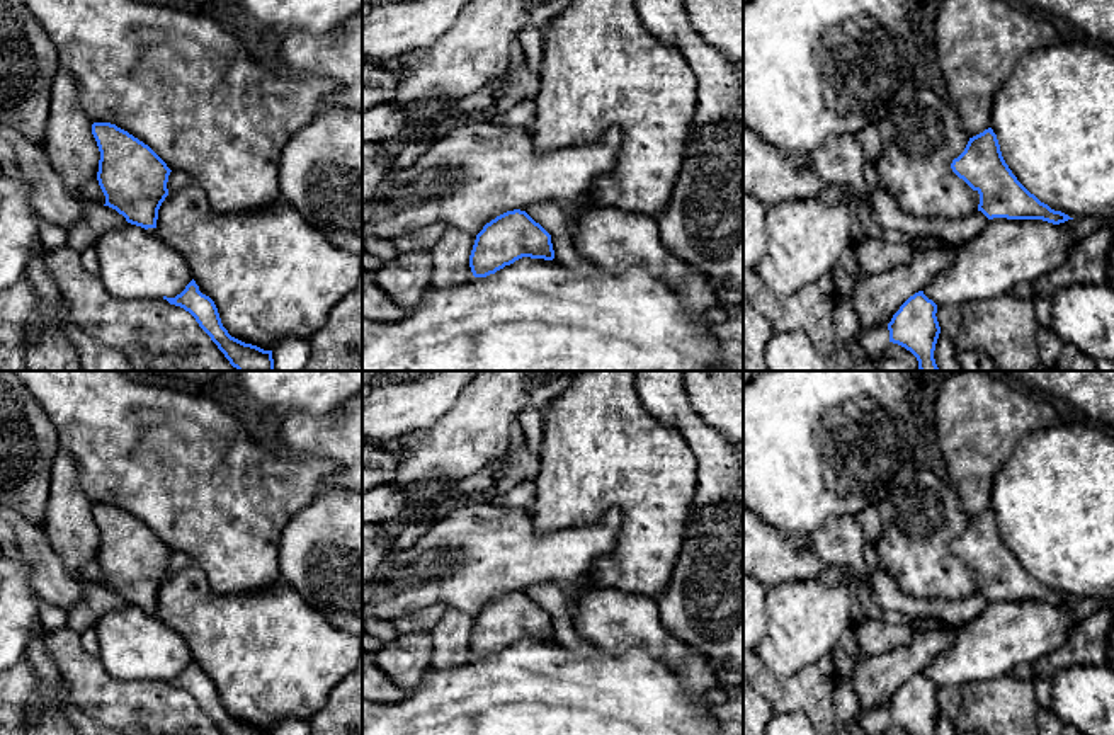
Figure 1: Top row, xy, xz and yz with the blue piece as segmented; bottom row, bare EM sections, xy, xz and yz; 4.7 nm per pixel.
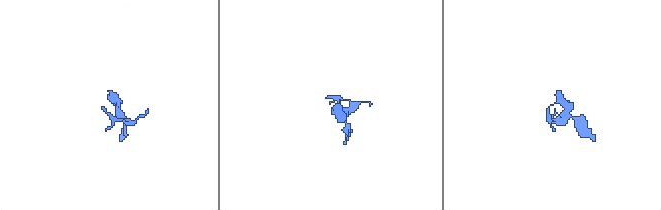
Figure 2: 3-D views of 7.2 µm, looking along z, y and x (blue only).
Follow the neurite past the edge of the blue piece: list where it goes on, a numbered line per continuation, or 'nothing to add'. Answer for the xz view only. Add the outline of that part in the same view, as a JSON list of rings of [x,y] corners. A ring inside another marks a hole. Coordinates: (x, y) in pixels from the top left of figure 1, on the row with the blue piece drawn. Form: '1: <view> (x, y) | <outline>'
nothing to add

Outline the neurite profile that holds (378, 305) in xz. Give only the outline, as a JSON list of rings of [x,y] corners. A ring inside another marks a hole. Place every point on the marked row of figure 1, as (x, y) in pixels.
[[[362,269],[362,320],[398,322],[408,311],[376,282],[372,272]]]

